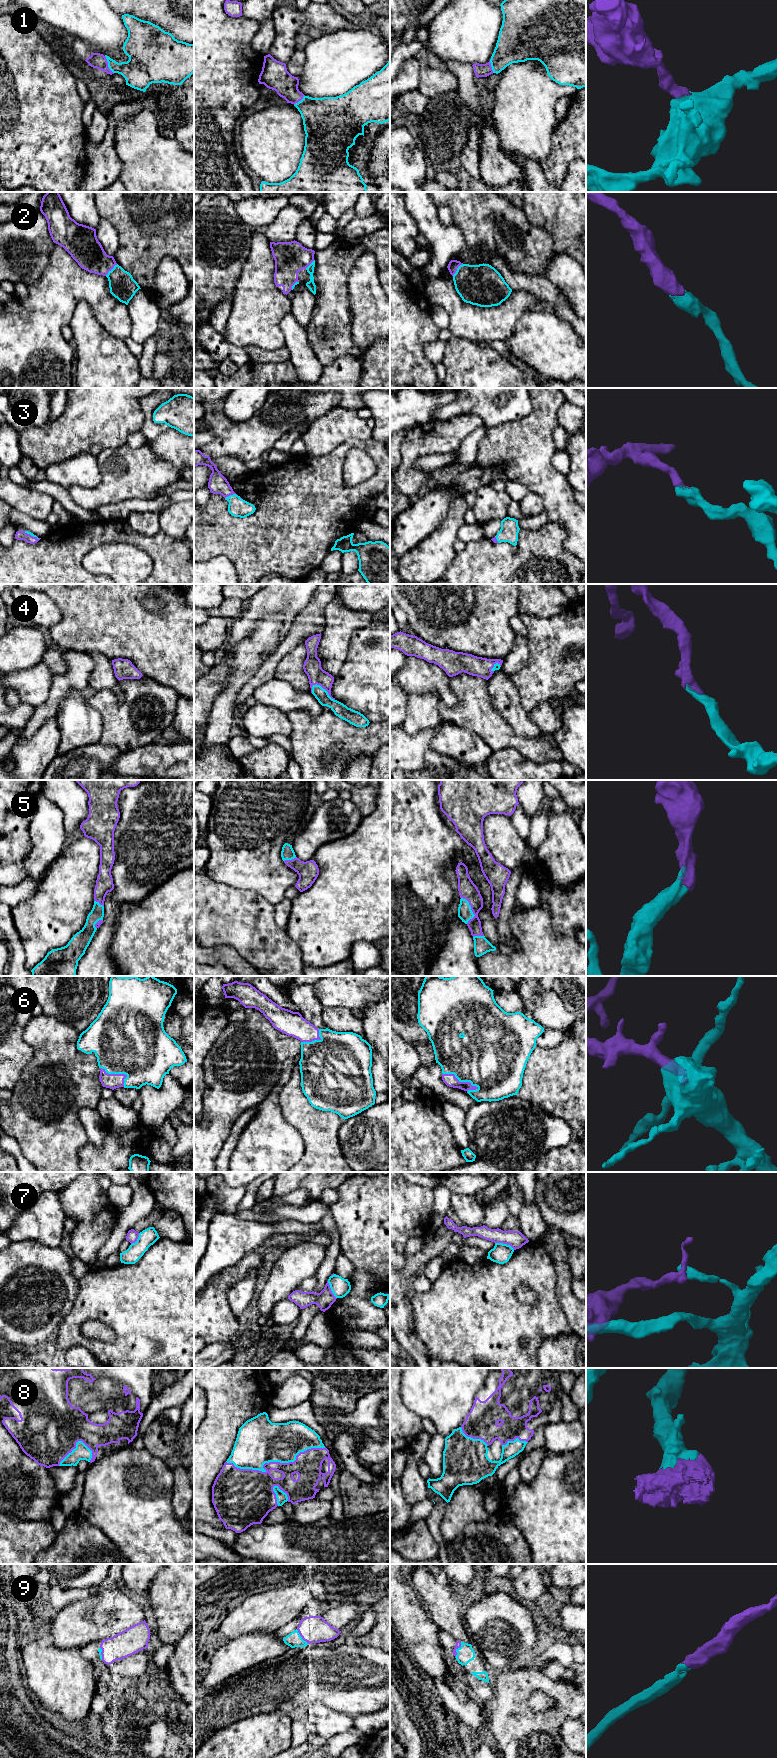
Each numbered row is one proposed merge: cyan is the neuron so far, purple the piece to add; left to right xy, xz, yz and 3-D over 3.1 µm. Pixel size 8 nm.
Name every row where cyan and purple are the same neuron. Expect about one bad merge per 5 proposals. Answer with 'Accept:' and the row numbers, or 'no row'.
Accept: 1, 2, 3, 4, 5, 6, 8, 9

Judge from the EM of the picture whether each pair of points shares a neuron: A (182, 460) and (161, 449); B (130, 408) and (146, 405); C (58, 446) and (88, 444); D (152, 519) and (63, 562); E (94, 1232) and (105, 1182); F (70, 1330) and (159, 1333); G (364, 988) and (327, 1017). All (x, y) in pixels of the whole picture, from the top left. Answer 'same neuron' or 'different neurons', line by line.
A: same neuron
B: different neurons
C: same neuron
D: different neurons
E: different neurons
F: same neuron
G: different neurons

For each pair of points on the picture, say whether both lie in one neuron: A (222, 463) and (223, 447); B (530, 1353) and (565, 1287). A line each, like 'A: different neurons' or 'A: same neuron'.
A: different neurons
B: different neurons

